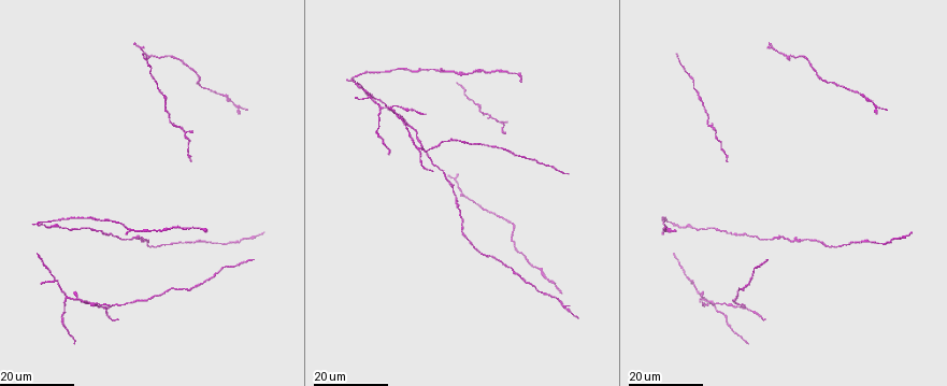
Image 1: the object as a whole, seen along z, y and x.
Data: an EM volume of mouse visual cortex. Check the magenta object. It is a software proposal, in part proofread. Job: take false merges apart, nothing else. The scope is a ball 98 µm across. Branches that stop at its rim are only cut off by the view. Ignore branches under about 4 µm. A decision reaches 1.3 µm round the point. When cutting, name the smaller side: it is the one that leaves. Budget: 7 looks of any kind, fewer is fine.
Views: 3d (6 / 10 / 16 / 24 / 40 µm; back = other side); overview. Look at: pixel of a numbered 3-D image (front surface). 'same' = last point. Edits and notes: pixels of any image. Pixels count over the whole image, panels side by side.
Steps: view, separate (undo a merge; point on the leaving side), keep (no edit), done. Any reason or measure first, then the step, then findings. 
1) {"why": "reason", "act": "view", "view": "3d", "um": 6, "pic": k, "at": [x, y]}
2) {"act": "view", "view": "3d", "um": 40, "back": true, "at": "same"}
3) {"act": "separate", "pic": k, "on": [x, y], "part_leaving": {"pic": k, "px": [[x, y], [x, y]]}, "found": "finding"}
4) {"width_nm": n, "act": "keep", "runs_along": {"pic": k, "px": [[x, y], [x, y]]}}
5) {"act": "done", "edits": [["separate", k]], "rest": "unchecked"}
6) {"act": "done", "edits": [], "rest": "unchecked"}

{"why": "sudden change in width", "act": "view", "view": "3d", "um": 24, "pic": 1, "at": [487, 115]}

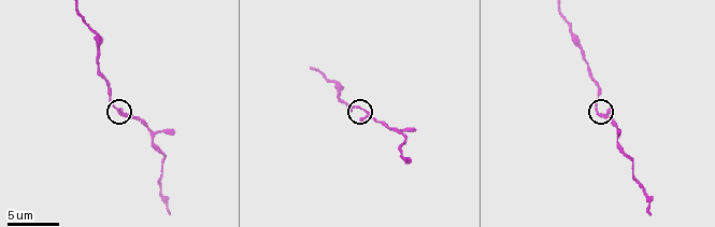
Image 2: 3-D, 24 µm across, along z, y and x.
{"act": "view", "view": "3d", "um": 6, "pic": 2, "at": [600, 116]}

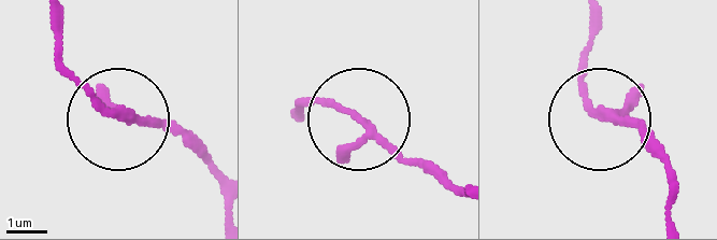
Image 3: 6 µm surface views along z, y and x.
{"width_nm": 170, "act": "keep", "found": "one neuron here"}

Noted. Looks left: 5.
{"why": "calibre changes", "act": "view", "view": "3d", "um": 16, "pic": 1, "at": [134, 231]}

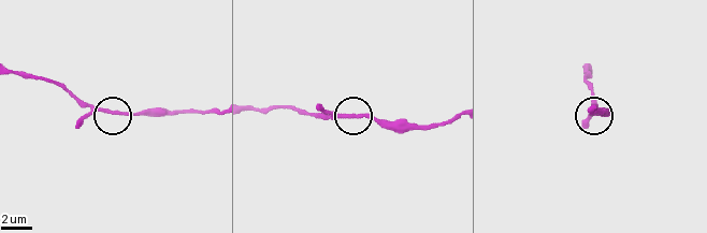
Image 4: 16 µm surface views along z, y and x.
{"act": "view", "view": "3d", "um": 10, "pic": 4, "at": [343, 114]}

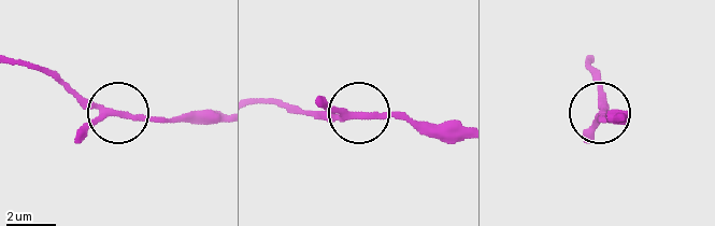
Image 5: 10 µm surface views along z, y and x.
{"act": "keep", "runs_along": {"pic": 5, "px": [[17, 60], [48, 68], [116, 113], [182, 115]]}, "found": "one neuron here"}

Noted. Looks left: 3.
{"act": "view", "view": "3d", "um": 16, "pic": 1, "at": [702, 298]}

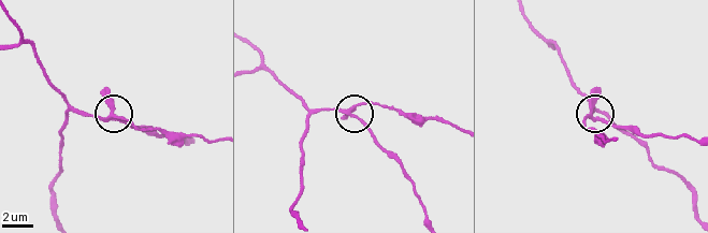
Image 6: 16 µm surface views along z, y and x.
{"why": "closer look", "act": "view", "view": "3d", "um": 10, "pic": 6, "at": [355, 114]}

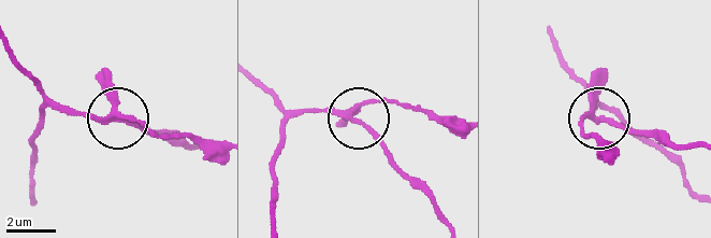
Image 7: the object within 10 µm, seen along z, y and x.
{"act": "separate", "pic": 7, "on": [104, 81], "part_leaving": {"pic": 7, "px": [[109, 116], [217, 143]]}, "found": "two neurons meet here"}

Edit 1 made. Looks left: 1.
{"act": "done", "edits": [["separate", 7]], "rest": "unchecked"}

